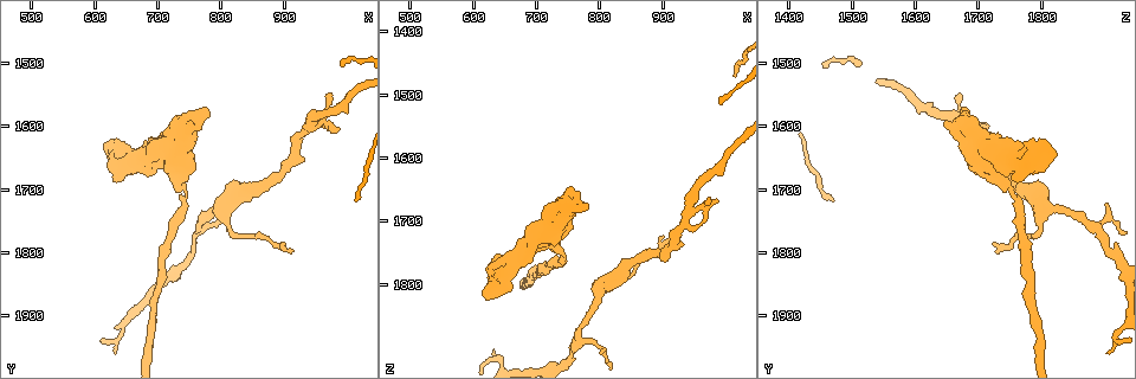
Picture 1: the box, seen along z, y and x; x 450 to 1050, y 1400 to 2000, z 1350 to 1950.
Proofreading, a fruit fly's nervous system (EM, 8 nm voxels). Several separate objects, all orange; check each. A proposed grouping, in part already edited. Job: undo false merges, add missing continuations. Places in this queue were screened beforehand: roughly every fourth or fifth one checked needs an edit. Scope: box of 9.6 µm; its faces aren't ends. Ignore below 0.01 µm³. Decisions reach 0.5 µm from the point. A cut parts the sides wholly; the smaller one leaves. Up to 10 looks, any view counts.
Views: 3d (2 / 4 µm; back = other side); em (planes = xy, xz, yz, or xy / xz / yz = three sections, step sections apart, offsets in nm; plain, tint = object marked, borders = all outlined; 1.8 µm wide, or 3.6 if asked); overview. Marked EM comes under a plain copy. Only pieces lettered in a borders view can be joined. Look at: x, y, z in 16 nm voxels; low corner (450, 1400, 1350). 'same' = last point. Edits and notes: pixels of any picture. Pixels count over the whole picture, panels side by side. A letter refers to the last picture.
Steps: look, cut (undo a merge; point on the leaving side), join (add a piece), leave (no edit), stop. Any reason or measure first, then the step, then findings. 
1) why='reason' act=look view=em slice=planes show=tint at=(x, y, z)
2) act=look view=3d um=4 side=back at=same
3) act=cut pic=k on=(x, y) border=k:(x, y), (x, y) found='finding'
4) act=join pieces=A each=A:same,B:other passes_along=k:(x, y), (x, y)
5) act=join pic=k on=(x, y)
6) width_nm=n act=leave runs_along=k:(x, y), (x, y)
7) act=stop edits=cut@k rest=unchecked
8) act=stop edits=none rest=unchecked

why='sharp bend' act=look view=em slice=planes show=tint at=(665, 1655, 1770)

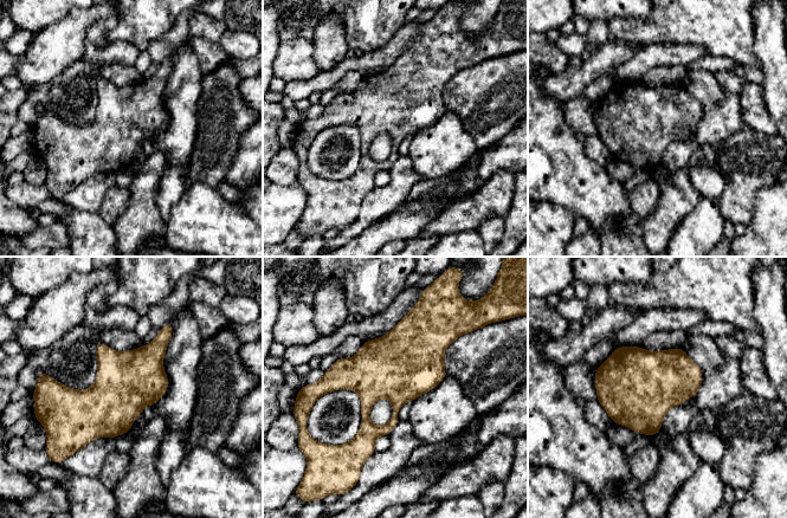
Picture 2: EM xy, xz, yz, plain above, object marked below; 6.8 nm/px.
why='what lies round it' act=look view=em slice=planes show=borders at=same

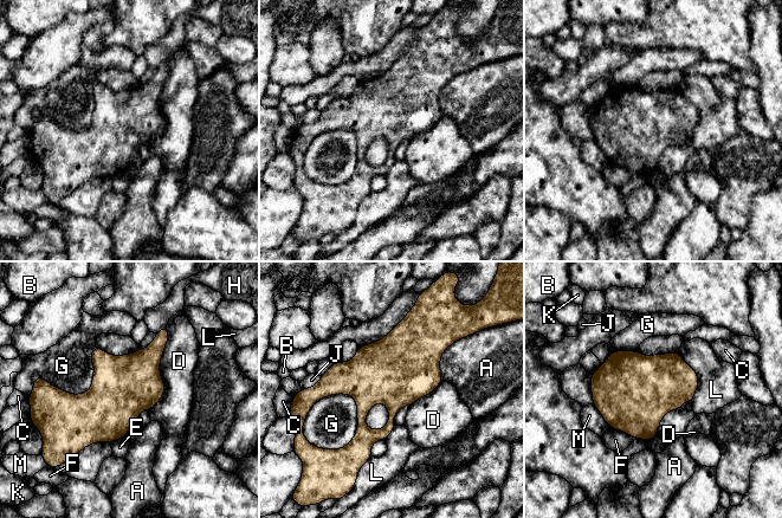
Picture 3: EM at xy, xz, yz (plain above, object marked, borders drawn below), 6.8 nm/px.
act=leave each=A:other,B:other,C:other,D:other,E:other,F:other,G:other,H:other,J:other,K:other,L:other,M:other border=3:(167, 327), (165, 393), (149, 412) found='one neuron here'

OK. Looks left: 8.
why='thick turns thin' act=look view=em slice=planes show=borders at=(825, 1775, 1795)

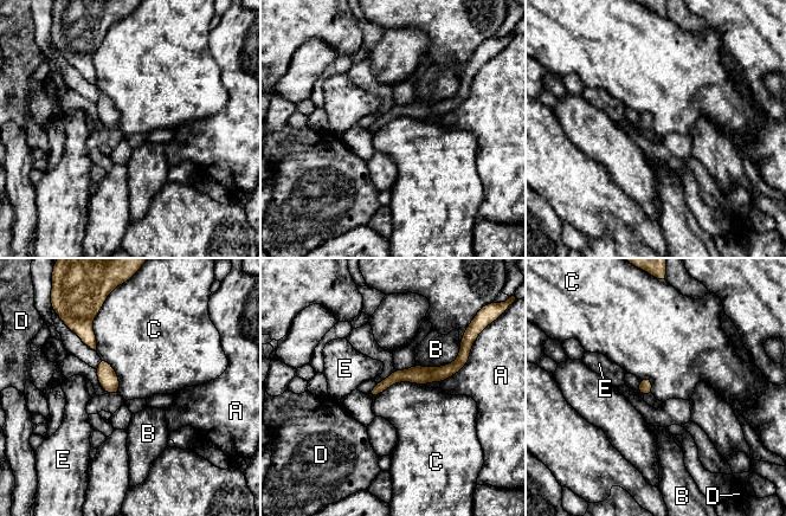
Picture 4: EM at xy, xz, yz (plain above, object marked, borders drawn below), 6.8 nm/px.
act=leave each=A:other,B:other,C:other,D:other,E:other found='all the same neuron'

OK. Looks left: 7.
why='sharp bend' act=look view=em slice=planes show=tint at=(765, 1755, 1885)

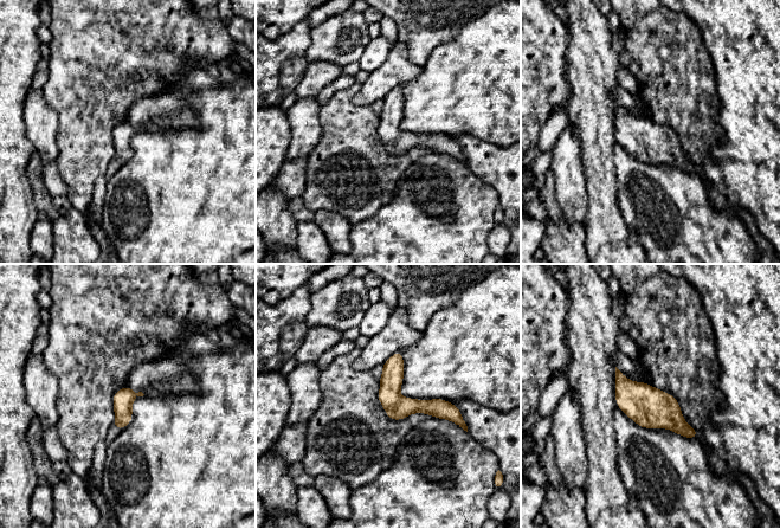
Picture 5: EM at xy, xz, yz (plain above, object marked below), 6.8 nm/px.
why='see the neighbours' act=look view=em slice=planes show=borders at=same

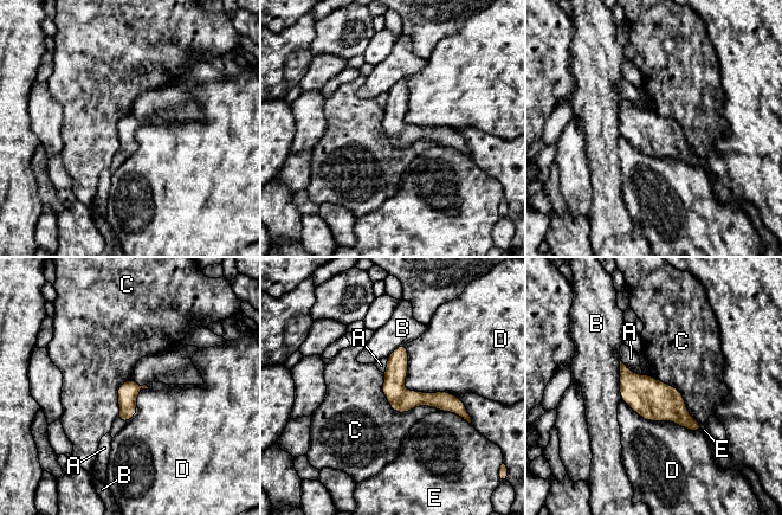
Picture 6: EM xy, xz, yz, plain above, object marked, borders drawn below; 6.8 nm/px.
width_nm=140 act=leave each=A:other,B:other,C:other,D:other,E:other runs_along=6:(389, 360), (409, 399), (461, 407) found='all the same neuron'

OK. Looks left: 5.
why='arms part here' act=look view=em um=3.6 slice=planes show=borders at=(940, 1600, 1680)

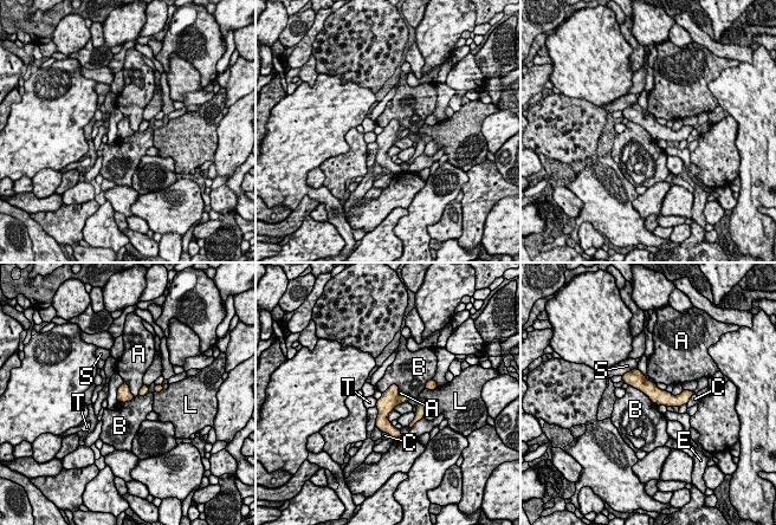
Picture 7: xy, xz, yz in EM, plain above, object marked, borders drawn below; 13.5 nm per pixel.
width_nm=190 longest_contact=B:480nm act=leave each=A:other,B:other,C:other,E:other,L:other,S:other,T:other found='all the same neuron'

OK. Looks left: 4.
act=stop edits=none rest=unchecked

